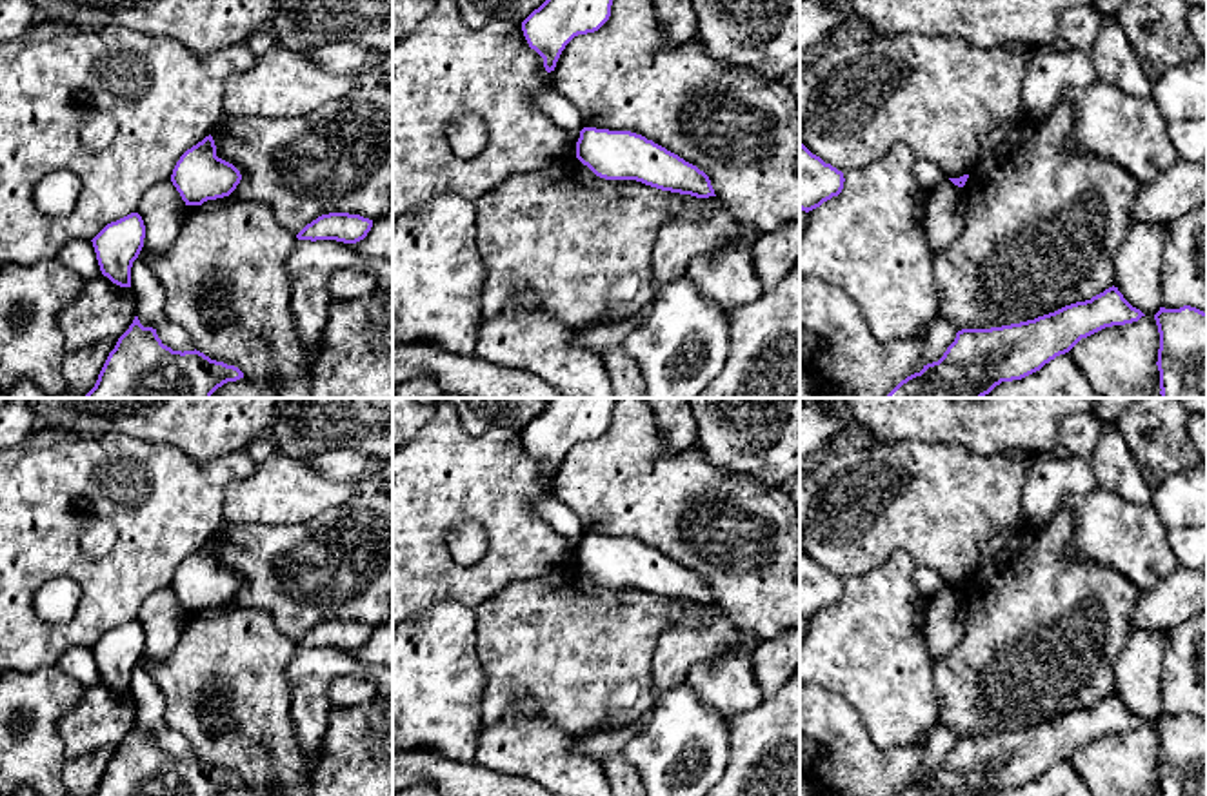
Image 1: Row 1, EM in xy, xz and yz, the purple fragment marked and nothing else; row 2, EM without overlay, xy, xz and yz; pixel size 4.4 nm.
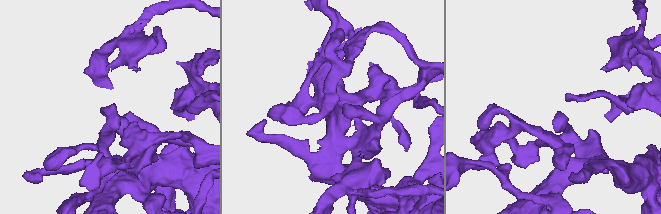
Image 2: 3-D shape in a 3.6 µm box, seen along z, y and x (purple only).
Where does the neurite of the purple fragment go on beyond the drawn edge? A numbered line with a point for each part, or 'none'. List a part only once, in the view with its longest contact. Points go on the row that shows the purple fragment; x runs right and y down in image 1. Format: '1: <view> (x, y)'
none

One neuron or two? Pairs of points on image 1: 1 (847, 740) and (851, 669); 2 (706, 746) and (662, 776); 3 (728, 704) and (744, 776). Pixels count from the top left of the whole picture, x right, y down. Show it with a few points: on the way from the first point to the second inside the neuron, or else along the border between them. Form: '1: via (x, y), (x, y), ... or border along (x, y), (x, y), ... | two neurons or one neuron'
1: border along (818, 684), (835, 691), (855, 711), (873, 742) | two neurons
2: via (695, 746), (673, 767) | one neuron
3: border along (766, 698), (724, 718) | two neurons

